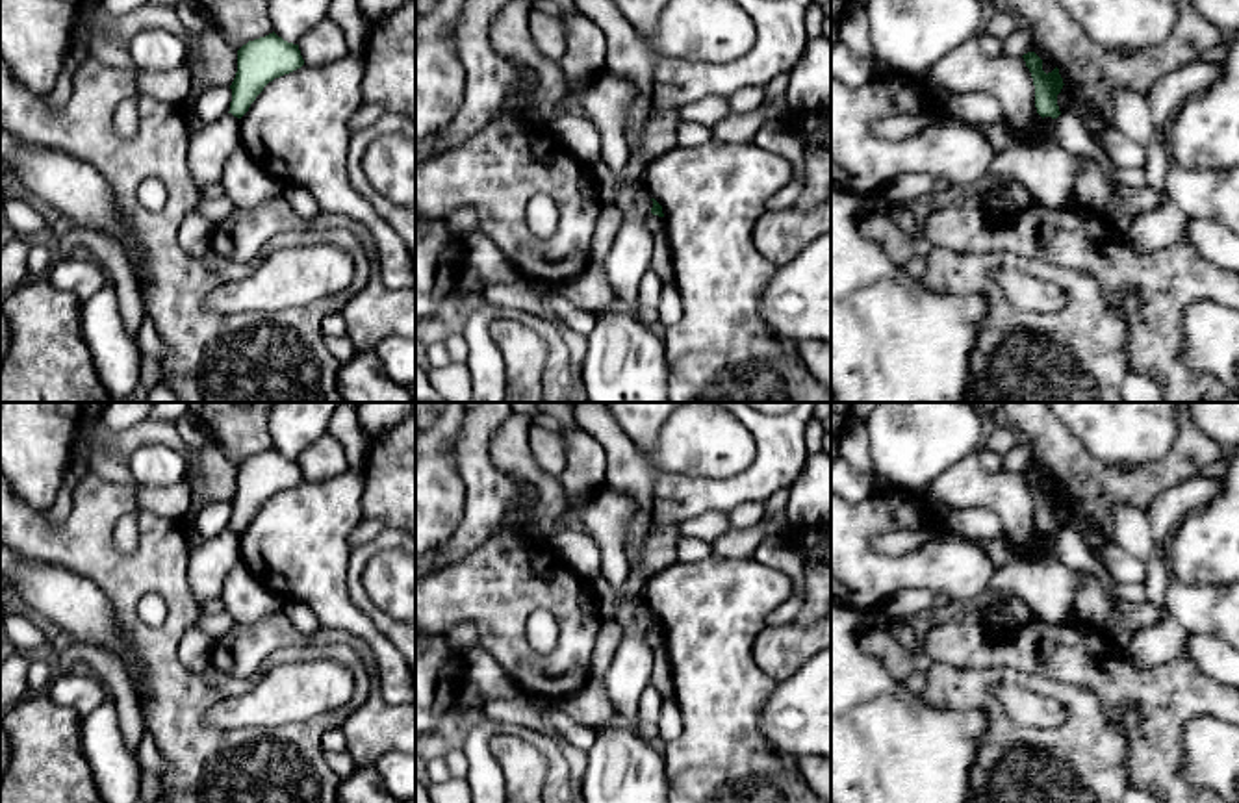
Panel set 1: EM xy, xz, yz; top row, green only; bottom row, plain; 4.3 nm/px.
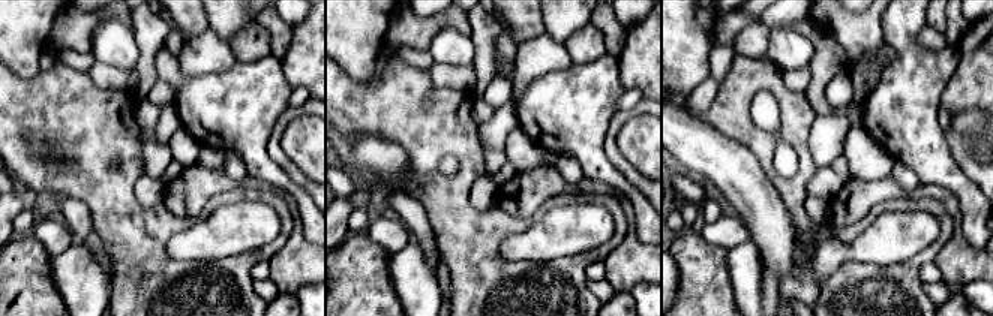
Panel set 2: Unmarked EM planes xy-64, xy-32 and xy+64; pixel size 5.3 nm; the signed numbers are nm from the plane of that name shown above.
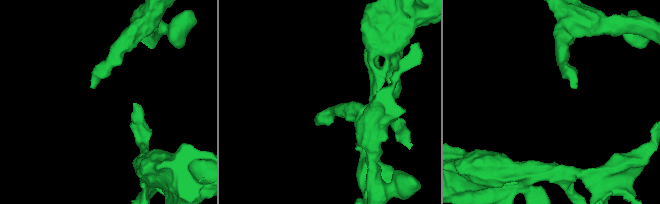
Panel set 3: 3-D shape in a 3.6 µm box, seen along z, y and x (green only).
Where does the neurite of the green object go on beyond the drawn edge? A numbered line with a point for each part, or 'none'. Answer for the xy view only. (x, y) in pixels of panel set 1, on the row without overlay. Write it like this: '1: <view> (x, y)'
none

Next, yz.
none

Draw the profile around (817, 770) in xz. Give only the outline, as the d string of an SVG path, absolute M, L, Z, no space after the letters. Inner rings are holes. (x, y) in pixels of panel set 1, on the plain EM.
M807 755L798 758L799 773L805 777L812 792L825 803L831 803L831 758Z

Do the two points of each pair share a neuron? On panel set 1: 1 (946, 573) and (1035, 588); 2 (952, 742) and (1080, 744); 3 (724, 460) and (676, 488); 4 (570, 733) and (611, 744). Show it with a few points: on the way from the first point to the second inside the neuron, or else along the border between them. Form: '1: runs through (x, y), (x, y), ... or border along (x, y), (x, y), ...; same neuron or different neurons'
1: border along (998, 570), (978, 599); different neurons
2: border along (978, 707), (987, 716), (987, 735), (969, 783); different neurons
3: border along (742, 468), (720, 477), (664, 471), (657, 481); different neurons
4: border along (594, 729), (594, 742), (587, 750); different neurons

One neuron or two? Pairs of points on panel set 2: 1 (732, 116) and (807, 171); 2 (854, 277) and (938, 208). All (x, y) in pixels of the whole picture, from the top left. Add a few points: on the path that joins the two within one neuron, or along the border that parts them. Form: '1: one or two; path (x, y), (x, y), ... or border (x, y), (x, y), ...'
1: one; path (753, 140), (764, 150), (768, 171), (783, 181)
2: one; path (884, 277), (902, 277), (942, 238)

